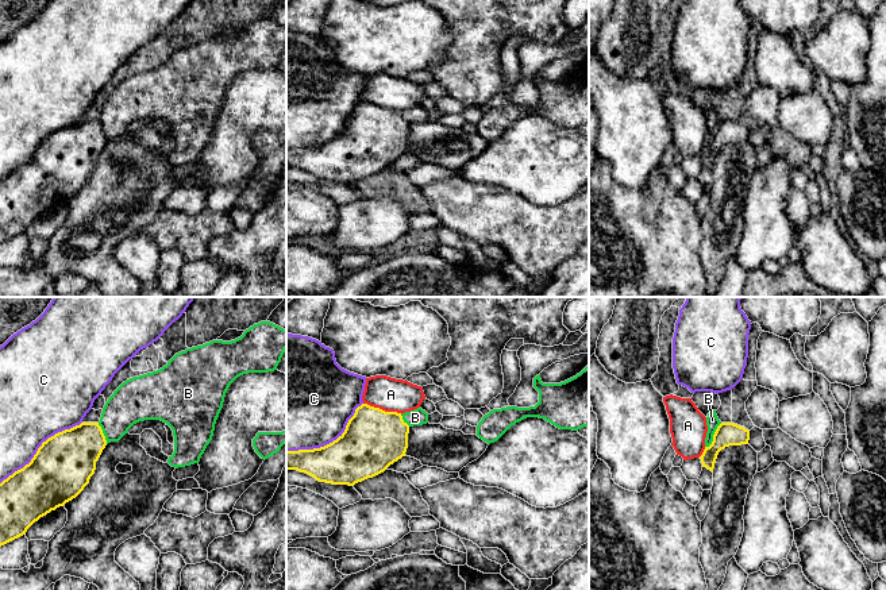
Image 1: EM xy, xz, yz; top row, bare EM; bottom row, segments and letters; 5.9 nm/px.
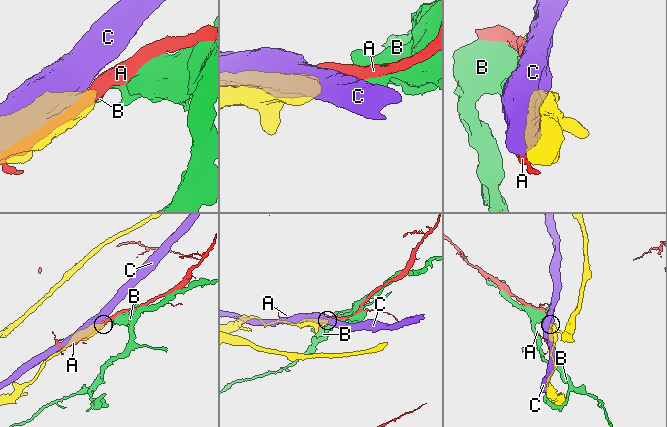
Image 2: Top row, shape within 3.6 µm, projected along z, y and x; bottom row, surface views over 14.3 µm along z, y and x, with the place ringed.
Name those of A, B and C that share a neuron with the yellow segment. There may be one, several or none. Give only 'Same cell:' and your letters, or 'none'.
Same cell: none

